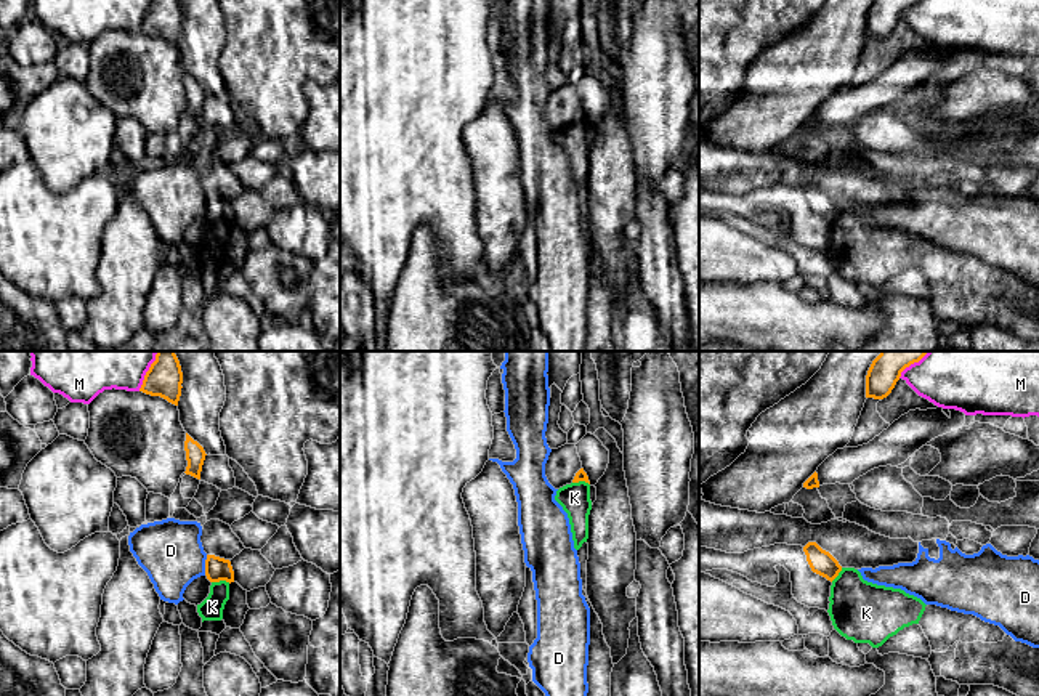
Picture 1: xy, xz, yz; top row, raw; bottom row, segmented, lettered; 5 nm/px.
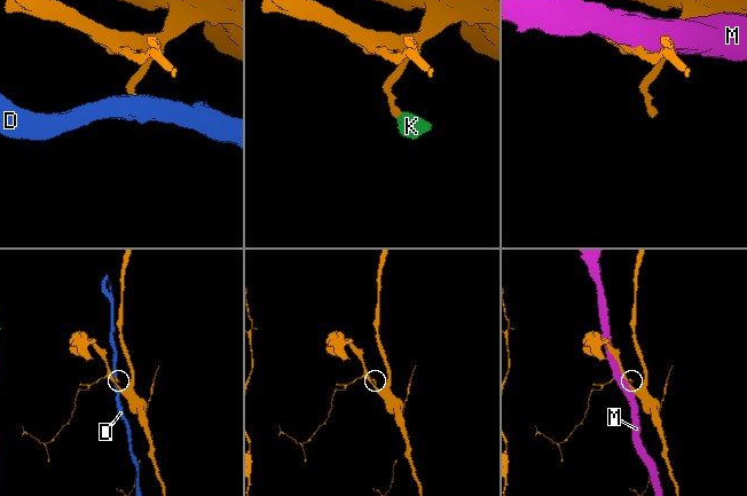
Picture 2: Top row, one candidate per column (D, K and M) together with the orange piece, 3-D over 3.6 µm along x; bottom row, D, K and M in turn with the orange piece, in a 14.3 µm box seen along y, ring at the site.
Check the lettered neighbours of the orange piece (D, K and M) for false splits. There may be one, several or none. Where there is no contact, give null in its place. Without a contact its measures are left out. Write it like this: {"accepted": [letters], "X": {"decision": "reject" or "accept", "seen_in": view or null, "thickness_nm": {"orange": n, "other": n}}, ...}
{"accepted": [], "D": {"decision": "reject", "seen_in": "xy", "thickness_nm": {"orange": 120, "other": 320}}, "K": {"decision": "reject", "seen_in": "xy", "thickness_nm": {"orange": 120, "other": 110}}, "M": {"decision": "reject", "seen_in": "xy", "thickness_nm": {"orange": 180, "other": 170}}}

